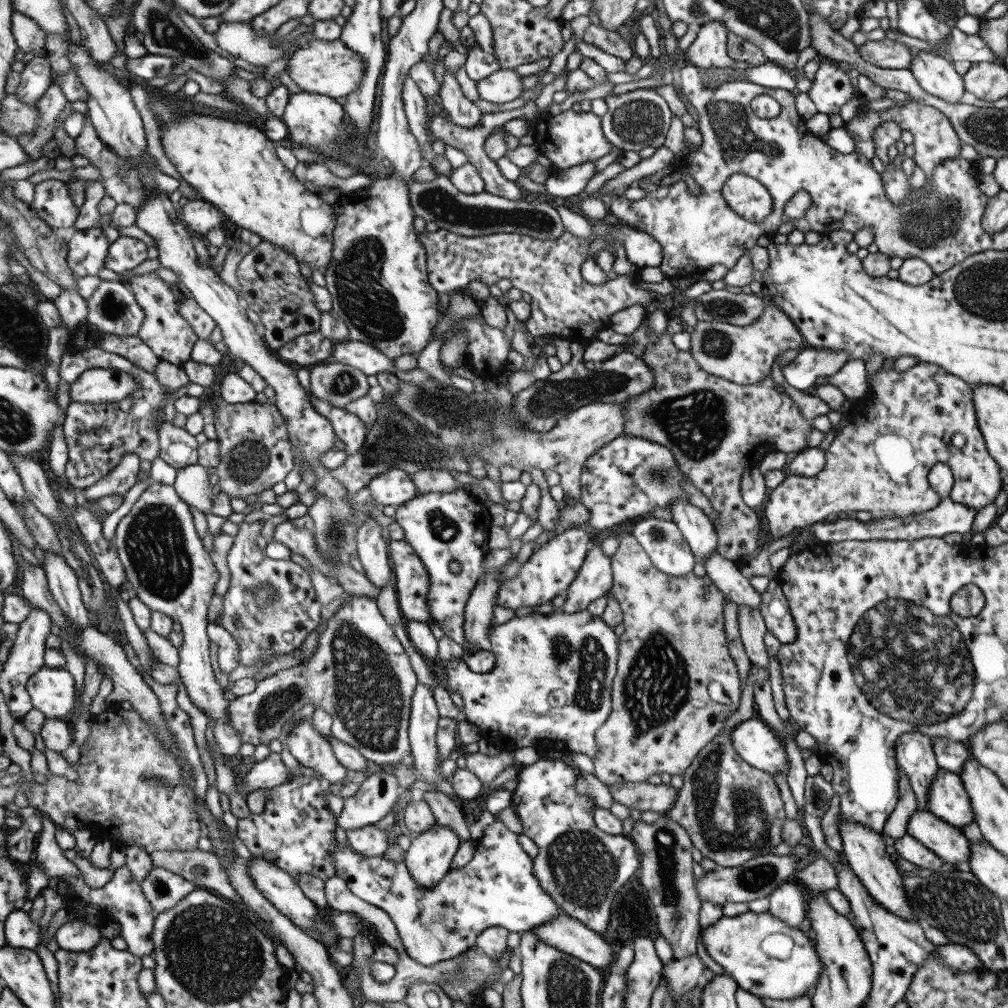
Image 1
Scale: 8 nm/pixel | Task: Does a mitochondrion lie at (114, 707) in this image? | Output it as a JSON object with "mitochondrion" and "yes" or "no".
{"mitochondrion":"no"}

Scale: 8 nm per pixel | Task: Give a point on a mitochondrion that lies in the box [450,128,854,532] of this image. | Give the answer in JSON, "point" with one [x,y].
{"point":[698,424]}

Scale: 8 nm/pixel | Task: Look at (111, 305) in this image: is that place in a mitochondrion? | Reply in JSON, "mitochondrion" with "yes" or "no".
{"mitochondrion":"yes"}

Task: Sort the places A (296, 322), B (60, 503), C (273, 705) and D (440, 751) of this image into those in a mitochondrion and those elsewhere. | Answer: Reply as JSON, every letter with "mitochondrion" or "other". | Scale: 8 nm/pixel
{"A":"other","B":"other","C":"mitochondrion","D":"other"}

